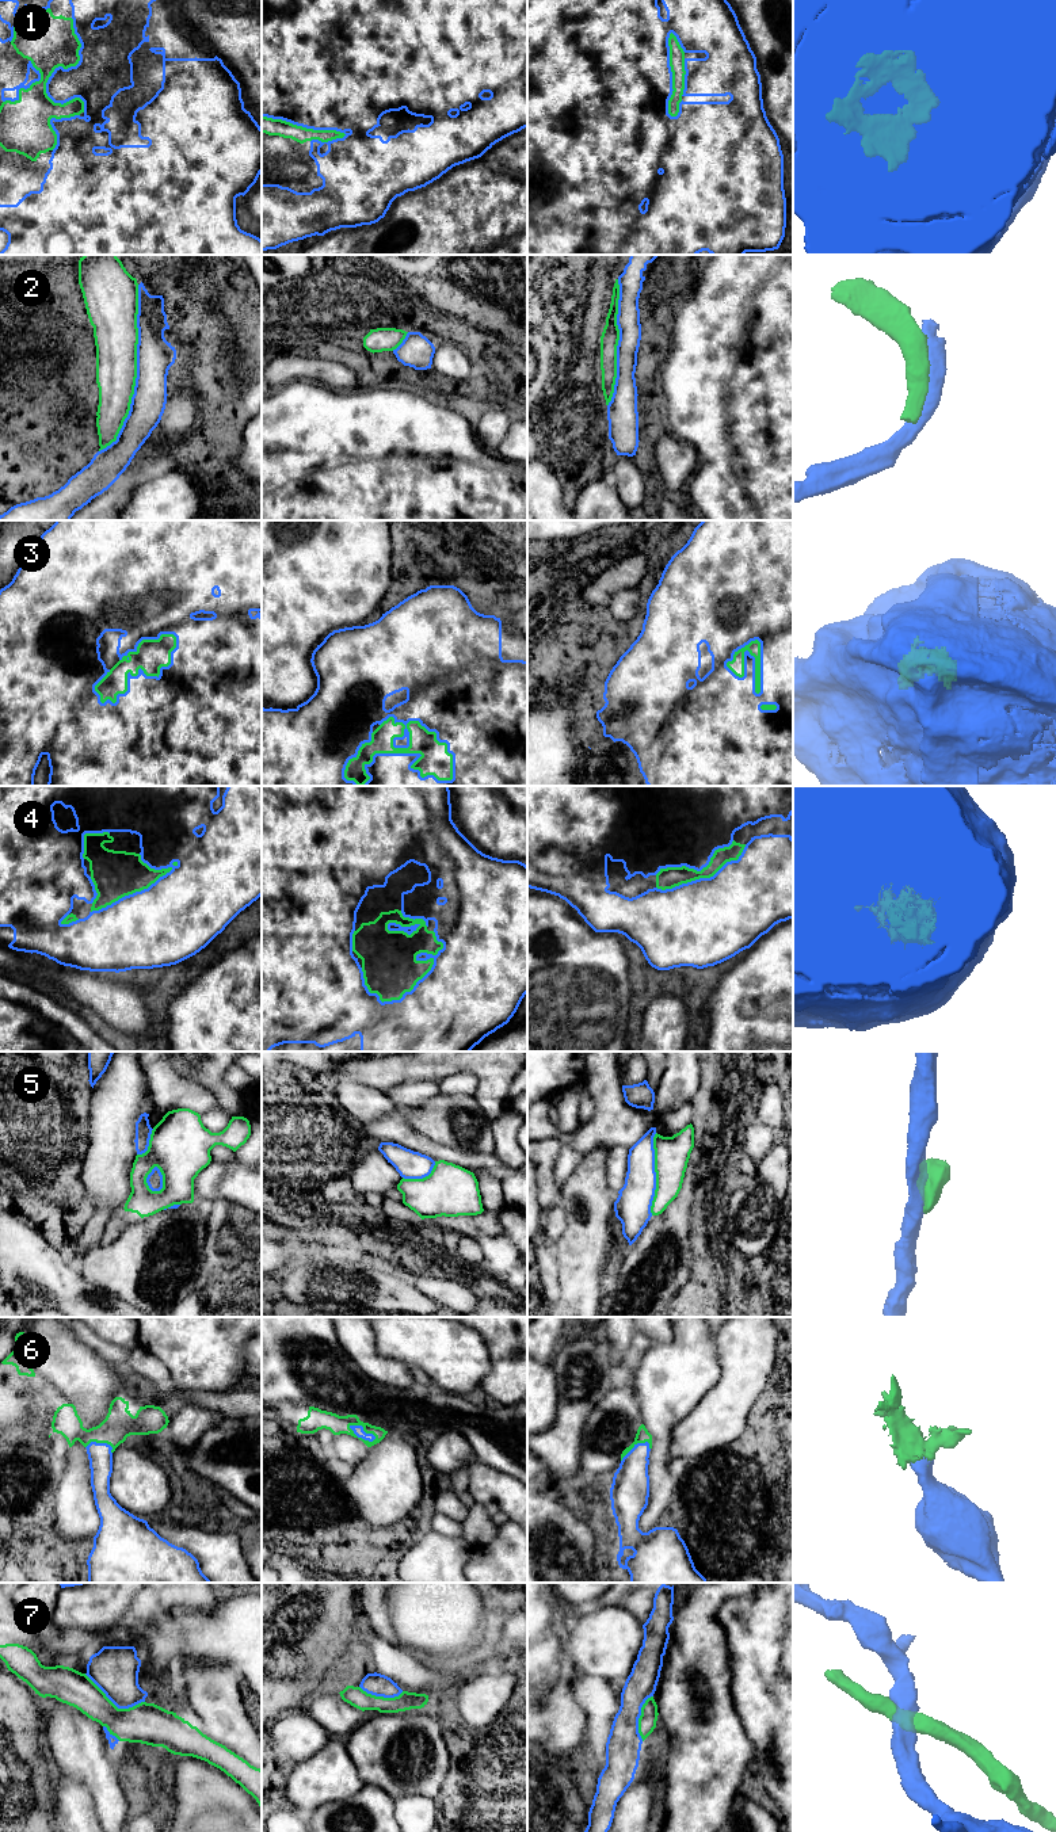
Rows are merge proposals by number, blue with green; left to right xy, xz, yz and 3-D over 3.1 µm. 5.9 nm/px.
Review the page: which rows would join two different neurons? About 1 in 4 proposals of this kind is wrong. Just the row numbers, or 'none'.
5, 7

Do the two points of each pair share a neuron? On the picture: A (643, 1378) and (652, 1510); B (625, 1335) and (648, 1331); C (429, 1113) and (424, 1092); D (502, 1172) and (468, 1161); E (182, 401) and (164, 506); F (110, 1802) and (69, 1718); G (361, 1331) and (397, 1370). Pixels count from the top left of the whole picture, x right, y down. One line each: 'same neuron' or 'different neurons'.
A: same neuron
B: different neurons
C: different neurons
D: same neuron
E: different neurons
F: same neuron
G: same neuron

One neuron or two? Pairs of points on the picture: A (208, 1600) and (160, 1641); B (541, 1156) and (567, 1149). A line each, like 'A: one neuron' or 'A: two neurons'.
A: two neurons
B: two neurons

